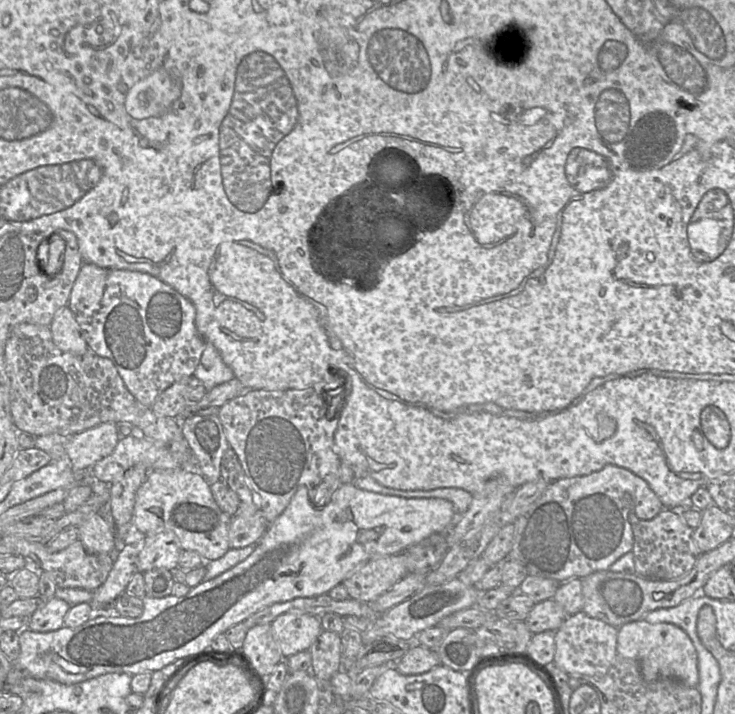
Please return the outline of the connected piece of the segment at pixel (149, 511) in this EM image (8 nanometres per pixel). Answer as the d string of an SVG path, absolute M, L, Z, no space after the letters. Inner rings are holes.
M150 470L136 493L132 525L145 536L164 530L172 532L183 551L195 551L206 562L221 558L231 549L228 538L230 520L231 517L225 514L215 502L211 484L197 470Z

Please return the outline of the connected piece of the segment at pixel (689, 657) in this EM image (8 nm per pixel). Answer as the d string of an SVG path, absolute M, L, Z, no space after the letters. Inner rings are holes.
M643 618L618 628L617 654L636 661L646 681L674 679L685 686L697 687L699 683L698 656L687 633L670 623L649 623Z

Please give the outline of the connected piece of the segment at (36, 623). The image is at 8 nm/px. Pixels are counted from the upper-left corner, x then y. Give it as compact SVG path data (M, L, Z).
M57 597L46 600L45 605L30 616L28 629L34 632L52 632L64 627L64 617L71 605Z

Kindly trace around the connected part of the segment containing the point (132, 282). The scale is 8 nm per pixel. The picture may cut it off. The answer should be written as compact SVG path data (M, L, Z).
M83 262L67 306L78 322L89 350L114 364L126 388L141 404L152 407L165 389L194 375L205 348L205 340L196 326L196 309L189 299L162 280L144 272L104 269Z

